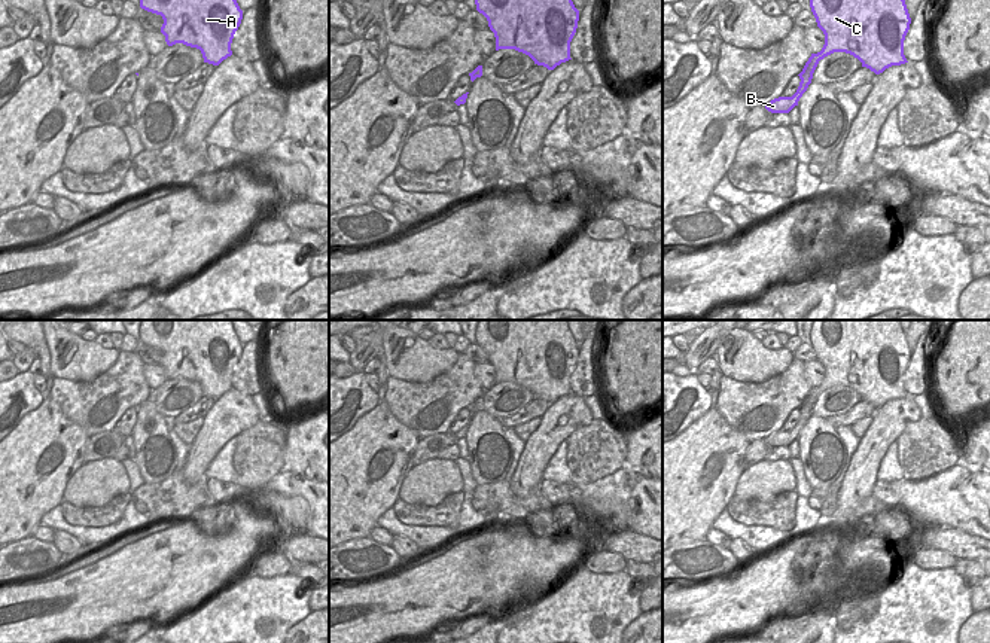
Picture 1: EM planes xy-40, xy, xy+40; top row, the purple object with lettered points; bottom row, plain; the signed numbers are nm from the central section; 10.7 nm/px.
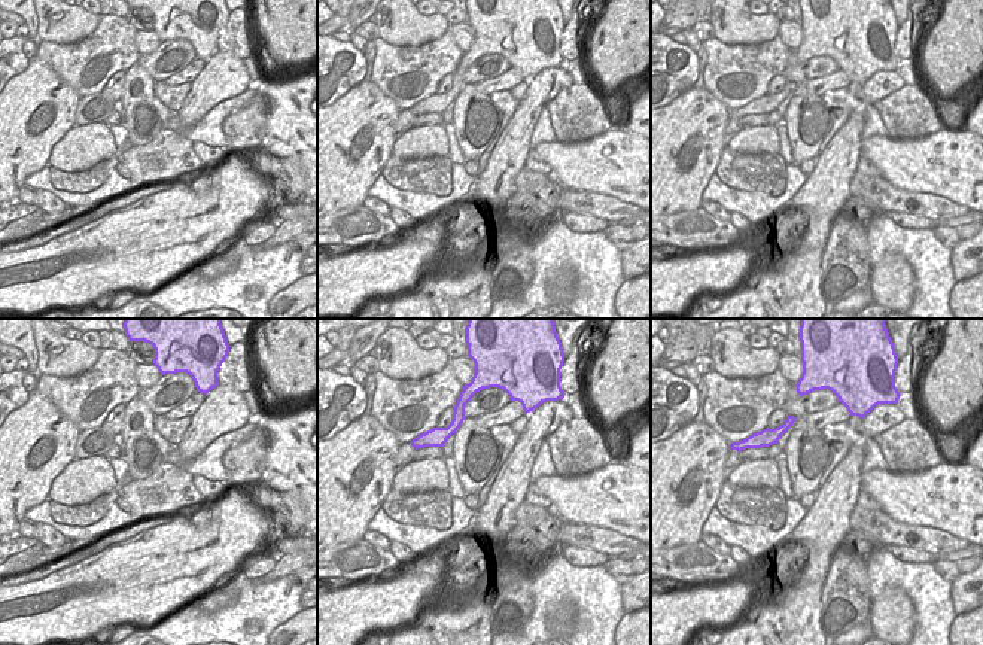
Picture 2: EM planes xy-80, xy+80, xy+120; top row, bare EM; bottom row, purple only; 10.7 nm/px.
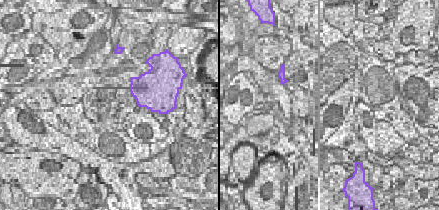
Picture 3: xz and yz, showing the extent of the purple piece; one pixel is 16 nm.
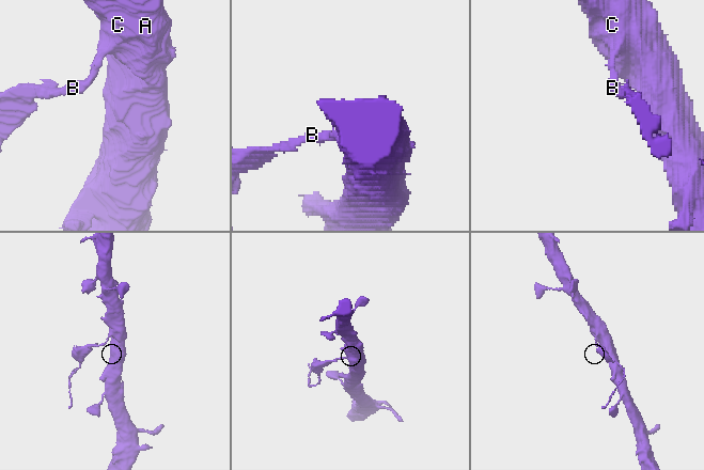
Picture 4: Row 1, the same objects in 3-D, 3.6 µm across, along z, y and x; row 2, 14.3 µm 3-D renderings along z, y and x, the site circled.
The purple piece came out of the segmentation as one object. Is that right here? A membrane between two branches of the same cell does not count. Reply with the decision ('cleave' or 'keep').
cleave

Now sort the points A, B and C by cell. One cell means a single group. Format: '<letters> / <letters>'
A C / B

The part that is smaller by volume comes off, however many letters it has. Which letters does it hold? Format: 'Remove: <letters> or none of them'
Remove: B

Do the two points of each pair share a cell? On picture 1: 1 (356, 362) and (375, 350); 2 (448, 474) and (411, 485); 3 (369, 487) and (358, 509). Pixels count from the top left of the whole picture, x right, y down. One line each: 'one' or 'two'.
1: one
2: one
3: one

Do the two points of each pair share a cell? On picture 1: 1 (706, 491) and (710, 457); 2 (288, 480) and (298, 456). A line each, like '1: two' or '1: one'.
1: one
2: two

